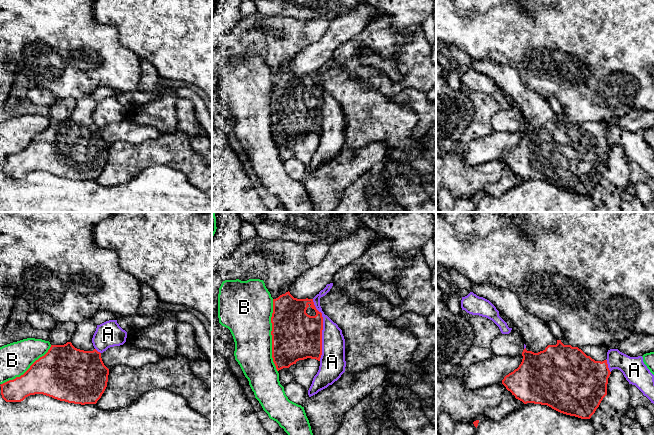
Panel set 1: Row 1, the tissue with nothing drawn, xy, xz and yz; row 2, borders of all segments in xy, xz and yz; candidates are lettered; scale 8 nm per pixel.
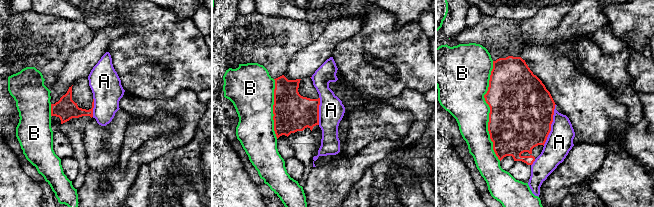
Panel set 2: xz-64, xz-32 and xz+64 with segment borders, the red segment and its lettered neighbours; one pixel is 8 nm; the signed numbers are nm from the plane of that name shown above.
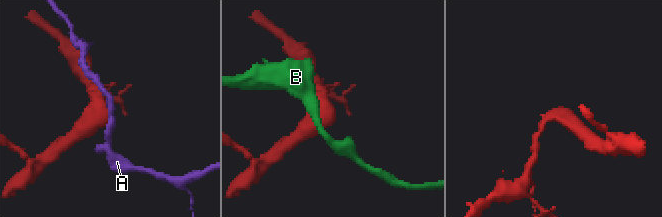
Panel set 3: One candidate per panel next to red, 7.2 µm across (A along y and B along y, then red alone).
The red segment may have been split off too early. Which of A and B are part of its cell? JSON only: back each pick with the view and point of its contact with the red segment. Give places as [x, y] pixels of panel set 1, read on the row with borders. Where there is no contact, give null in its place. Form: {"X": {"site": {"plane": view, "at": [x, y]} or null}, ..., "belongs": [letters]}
{"belongs": []}

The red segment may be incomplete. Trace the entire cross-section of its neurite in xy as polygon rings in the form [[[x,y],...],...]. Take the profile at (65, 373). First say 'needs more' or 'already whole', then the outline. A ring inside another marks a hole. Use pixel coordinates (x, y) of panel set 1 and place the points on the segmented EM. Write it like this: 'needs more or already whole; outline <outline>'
needs more; outline [[[92,318],[78,323],[69,342],[51,345],[48,352],[36,360],[23,375],[1,384],[2,398],[6,402],[21,402],[30,395],[43,394],[68,403],[96,404],[107,387],[109,375],[101,353],[92,343],[96,328]]]

